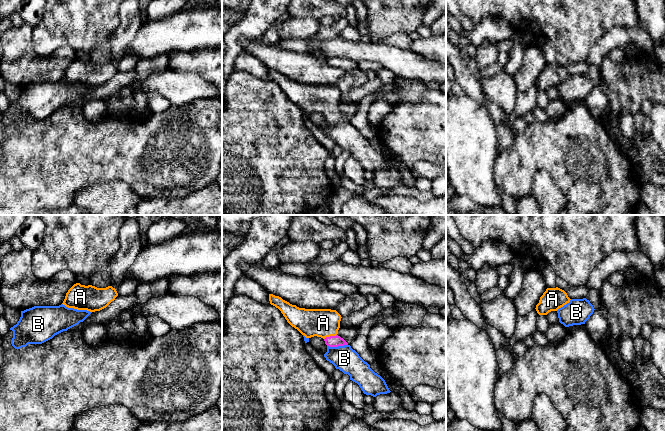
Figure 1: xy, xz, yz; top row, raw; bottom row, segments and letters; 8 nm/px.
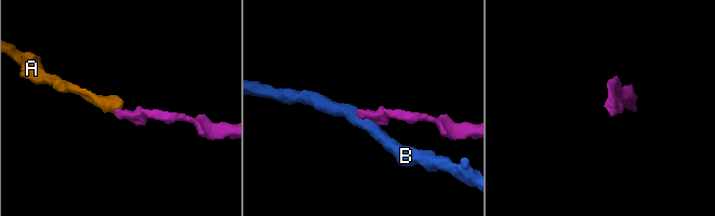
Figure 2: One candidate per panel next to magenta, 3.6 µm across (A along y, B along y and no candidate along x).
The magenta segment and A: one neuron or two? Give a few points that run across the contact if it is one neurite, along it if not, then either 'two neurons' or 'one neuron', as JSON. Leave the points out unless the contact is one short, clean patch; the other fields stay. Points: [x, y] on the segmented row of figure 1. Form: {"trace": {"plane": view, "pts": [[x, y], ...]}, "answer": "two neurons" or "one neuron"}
{"trace": {"plane": "xz", "pts": [[333, 341], [330, 336], [327, 327], [323, 323]]}, "answer": "one neuron"}

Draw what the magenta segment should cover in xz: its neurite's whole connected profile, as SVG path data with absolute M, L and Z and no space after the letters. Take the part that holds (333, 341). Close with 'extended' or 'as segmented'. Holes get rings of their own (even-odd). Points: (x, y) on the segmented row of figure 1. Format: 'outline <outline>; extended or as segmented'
outline M269 294L269 301L281 311L287 322L306 338L321 337L329 347L348 344L337 335L342 317L336 310L299 308L273 294Z; extended

